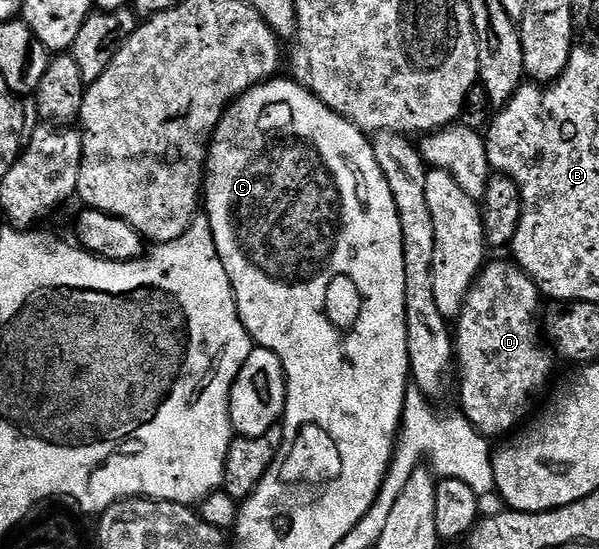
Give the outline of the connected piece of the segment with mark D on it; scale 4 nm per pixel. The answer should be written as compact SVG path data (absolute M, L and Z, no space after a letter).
M508 259L497 260L486 263L483 271L478 275L477 279L473 281L473 286L469 290L469 294L465 299L465 304L461 308L460 316L455 320L455 364L456 367L461 367L461 408L460 411L463 415L473 424L484 437L494 438L493 436L505 436L508 437L509 431L512 428L520 429L525 419L533 412L533 407L537 404L537 399L545 392L545 387L549 384L549 379L553 376L553 356L554 353L541 345L541 328L537 325L537 307L540 306L542 297L539 295L539 289L536 284L533 283L527 273L521 271L517 267L516 263L510 262Z

